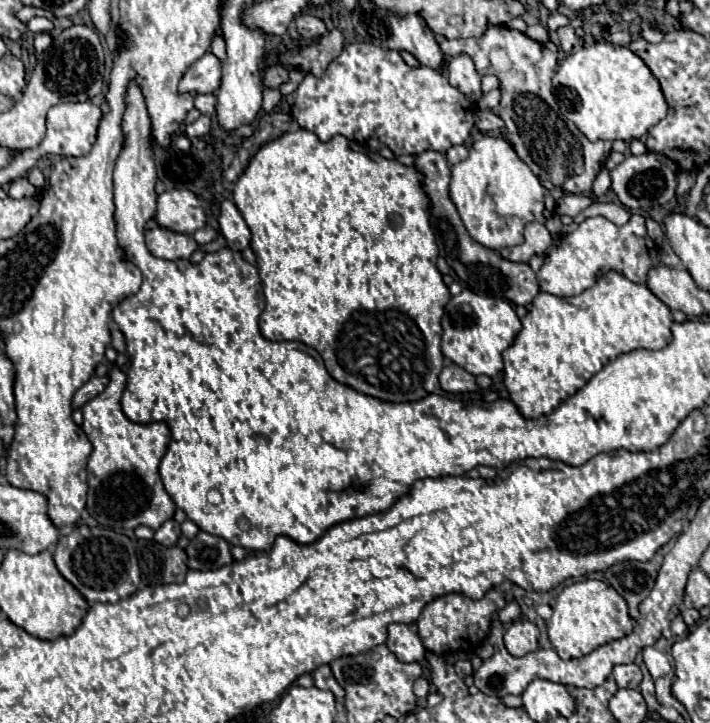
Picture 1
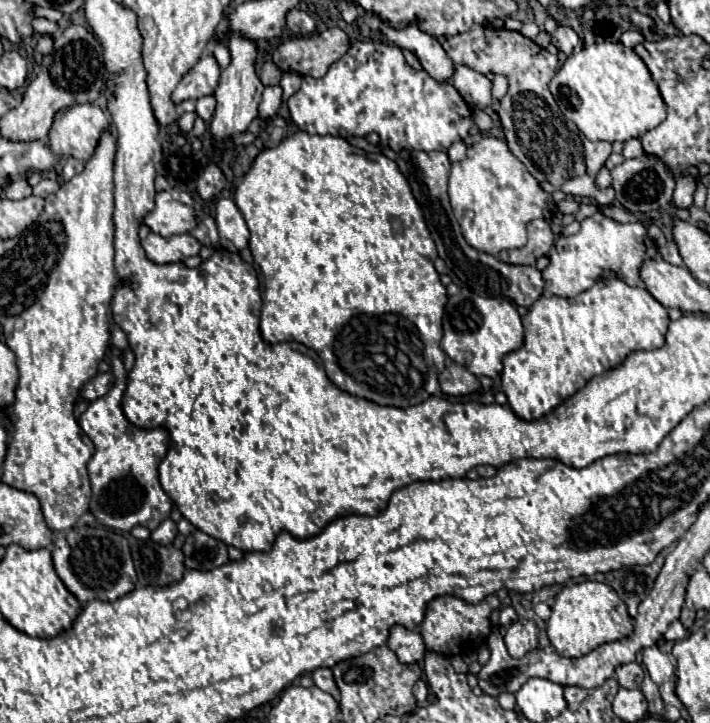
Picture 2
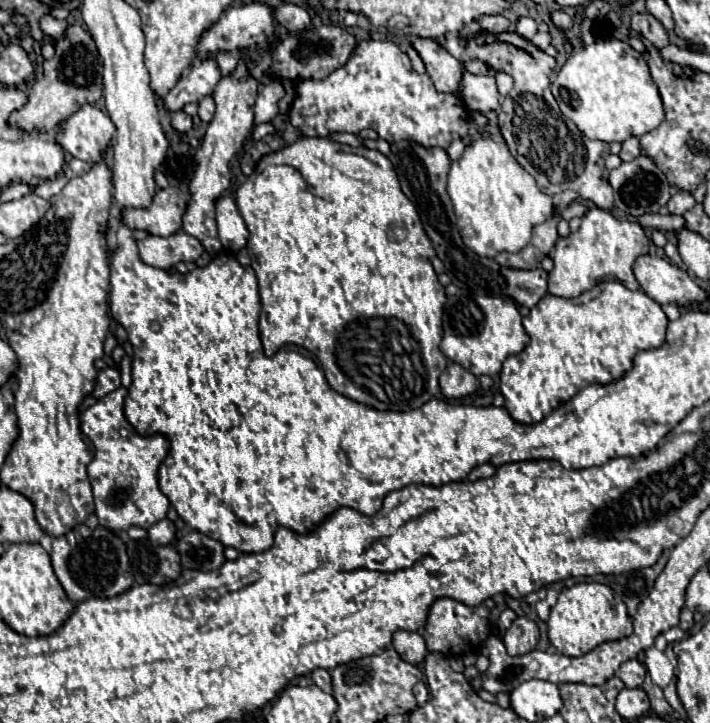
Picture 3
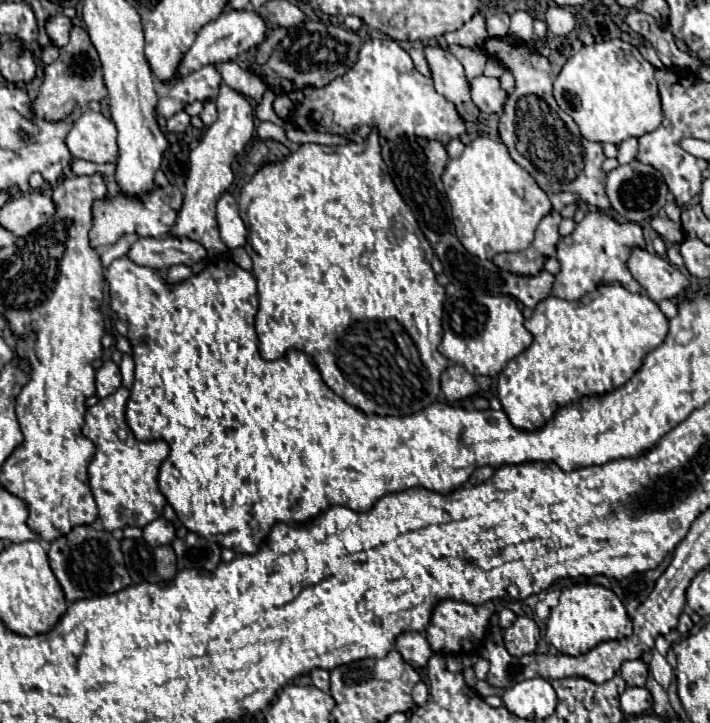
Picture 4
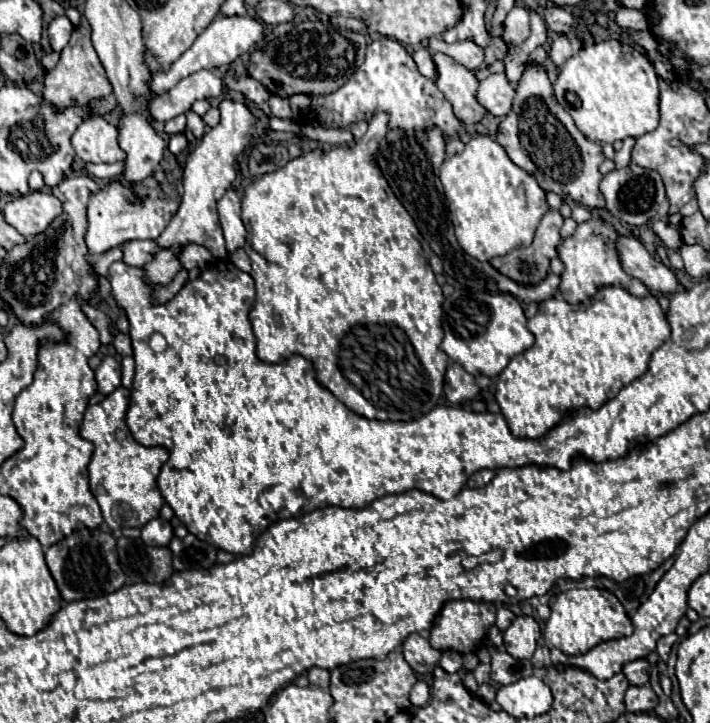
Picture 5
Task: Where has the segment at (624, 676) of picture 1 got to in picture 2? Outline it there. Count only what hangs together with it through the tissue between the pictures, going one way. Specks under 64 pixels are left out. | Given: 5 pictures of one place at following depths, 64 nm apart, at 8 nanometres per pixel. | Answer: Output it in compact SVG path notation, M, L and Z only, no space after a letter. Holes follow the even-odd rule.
M628 662L628 664L622 664L616 668L616 678L622 688L640 688L644 672L642 672L640 664Z

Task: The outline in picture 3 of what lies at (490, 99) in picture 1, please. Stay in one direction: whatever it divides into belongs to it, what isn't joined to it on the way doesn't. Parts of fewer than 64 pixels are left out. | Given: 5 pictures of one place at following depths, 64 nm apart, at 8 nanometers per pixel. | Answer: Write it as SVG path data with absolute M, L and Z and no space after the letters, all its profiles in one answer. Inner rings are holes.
M498 72L498 74L496 74L496 86L498 86L498 94L500 94L500 96L506 96L506 94L512 90L512 78L510 78L508 74Z

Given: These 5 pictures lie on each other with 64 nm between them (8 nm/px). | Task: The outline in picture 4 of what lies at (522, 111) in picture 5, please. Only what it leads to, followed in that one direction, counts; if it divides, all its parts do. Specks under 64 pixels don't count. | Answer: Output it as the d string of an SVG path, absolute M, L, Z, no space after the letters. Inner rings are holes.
M488 38L482 44L482 50L500 62L506 70L512 72L516 78L516 88L508 96L504 112L500 116L500 138L508 146L510 156L516 164L520 164L536 182L538 186L552 194L552 192L566 192L574 190L580 198L596 206L600 210L610 208L610 200L606 198L604 180L606 172L602 170L602 162L606 160L602 144L586 140L574 120L560 110L552 96L552 78L550 78L550 62L546 56L540 56L528 44L508 44L516 42L516 38Z

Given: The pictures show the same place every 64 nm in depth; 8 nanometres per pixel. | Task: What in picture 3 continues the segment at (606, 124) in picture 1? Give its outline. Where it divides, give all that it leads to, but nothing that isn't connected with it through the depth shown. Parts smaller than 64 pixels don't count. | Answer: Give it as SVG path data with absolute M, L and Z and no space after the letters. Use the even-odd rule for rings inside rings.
M604 40L590 46L584 46L580 52L568 56L566 64L558 72L556 80L552 82L552 94L566 118L570 118L578 130L588 136L590 140L602 140L602 142L624 142L630 136L640 138L642 134L658 128L658 124L664 120L664 108L662 98L658 94L658 88L650 76L648 64L644 62L642 54L630 48L622 40Z

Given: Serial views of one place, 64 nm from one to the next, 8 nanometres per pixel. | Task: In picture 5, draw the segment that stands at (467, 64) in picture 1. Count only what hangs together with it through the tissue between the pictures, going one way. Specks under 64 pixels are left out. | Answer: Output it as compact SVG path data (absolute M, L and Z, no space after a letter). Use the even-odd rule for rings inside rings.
M492 74L480 80L478 102L494 116L506 116L510 112L510 102L514 98L514 88L508 84L504 74Z

